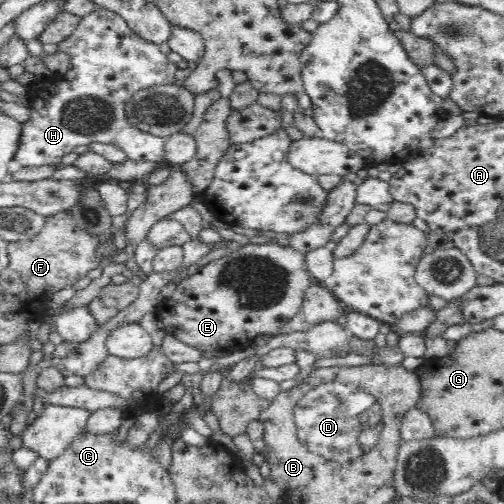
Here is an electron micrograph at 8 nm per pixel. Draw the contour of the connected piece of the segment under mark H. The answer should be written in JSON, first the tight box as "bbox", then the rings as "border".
{"bbox":[13,8,177,168],"border":[[[98,8],[82,17],[80,24],[73,33],[59,44],[59,49],[70,57],[70,68],[62,76],[62,80],[43,83],[45,92],[37,92],[34,84],[28,86],[26,96],[29,100],[29,119],[22,122],[18,136],[18,150],[13,159],[14,166],[34,168],[36,166],[62,166],[62,158],[78,146],[89,145],[92,142],[114,144],[127,154],[134,162],[150,161],[164,162],[165,144],[167,138],[155,137],[153,134],[136,128],[127,117],[127,102],[145,88],[174,84],[177,80],[176,63],[172,63],[162,52],[159,44],[151,43],[134,34],[128,23],[120,15],[108,9]]]}

